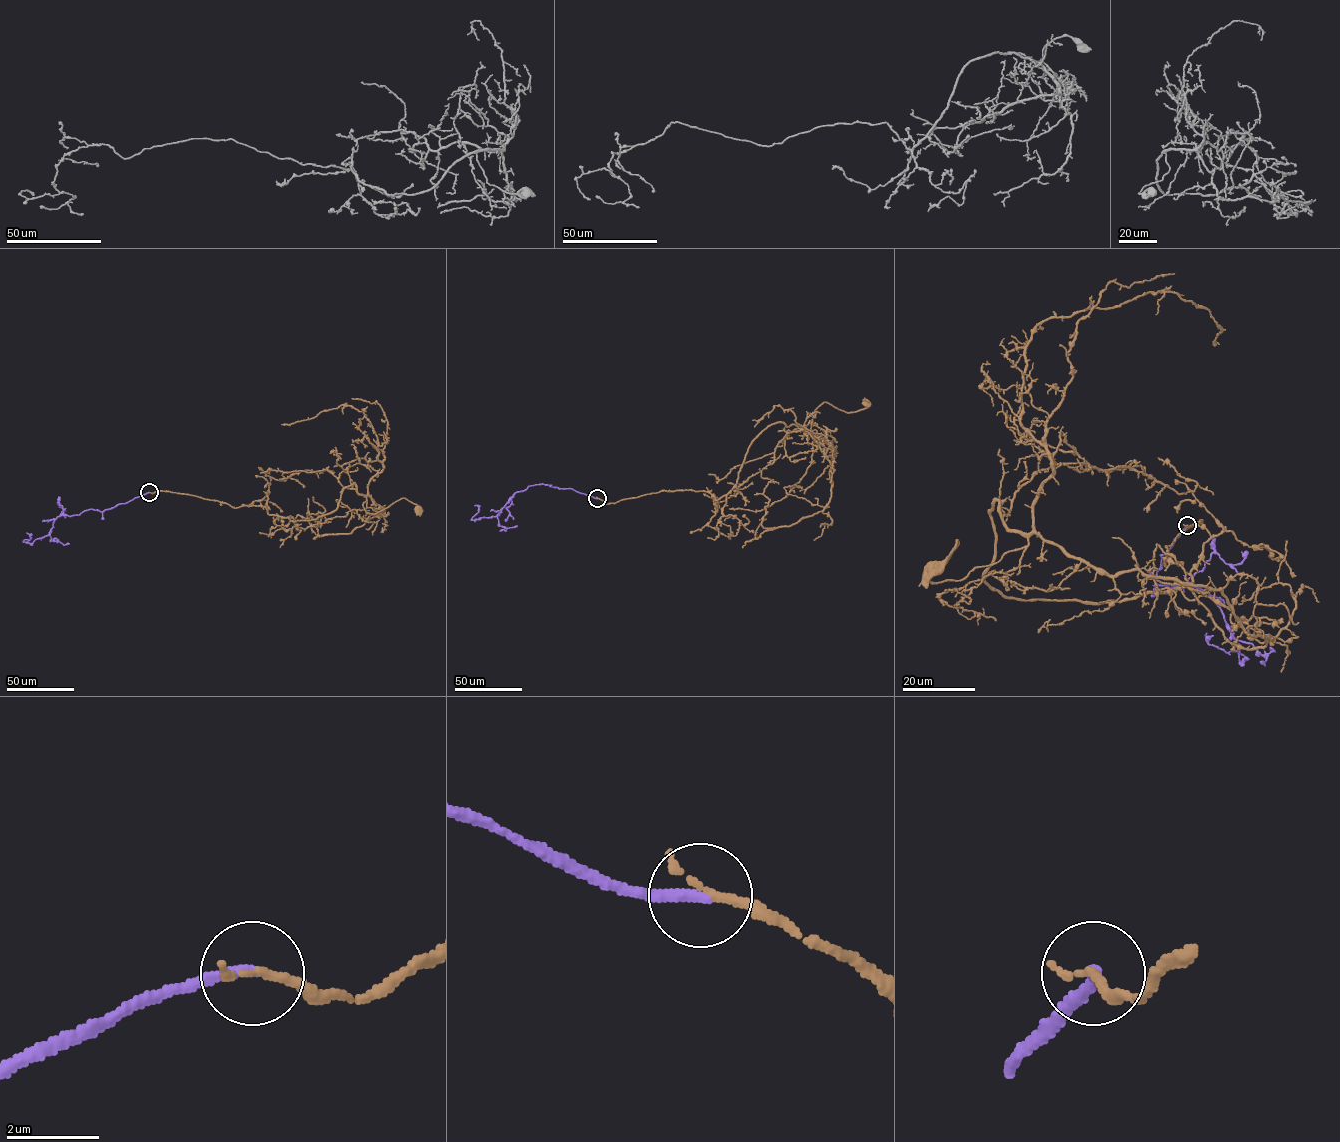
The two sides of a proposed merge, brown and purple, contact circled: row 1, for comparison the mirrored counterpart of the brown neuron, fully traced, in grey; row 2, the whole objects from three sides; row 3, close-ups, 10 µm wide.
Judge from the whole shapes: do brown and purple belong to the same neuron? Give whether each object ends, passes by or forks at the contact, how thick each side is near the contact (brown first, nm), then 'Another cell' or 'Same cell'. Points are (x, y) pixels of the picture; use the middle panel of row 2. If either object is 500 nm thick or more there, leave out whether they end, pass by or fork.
At the ring brown ends. At the ring purple ends. Thickness 200 nm (brown) against 260 nm. Same cell

